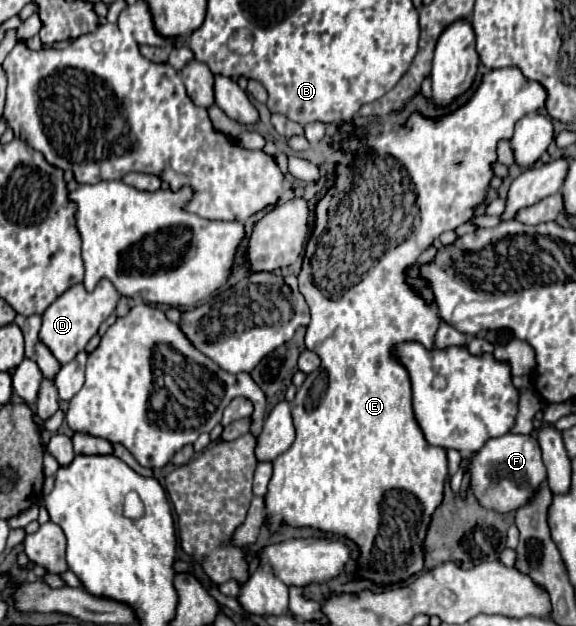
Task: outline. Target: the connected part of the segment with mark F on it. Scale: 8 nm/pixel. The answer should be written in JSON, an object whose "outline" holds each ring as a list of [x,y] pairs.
{"outline":[[[504,434],[500,438],[488,440],[476,454],[472,462],[472,490],[478,502],[486,508],[498,512],[510,512],[524,506],[540,482],[546,478],[546,468],[540,458],[540,448],[534,436],[520,436],[520,434]]]}

